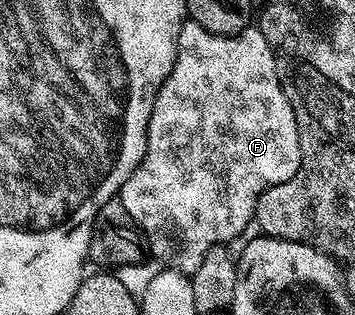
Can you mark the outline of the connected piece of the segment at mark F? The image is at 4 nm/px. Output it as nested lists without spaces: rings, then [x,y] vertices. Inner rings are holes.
[[[189,19],[183,20],[178,32],[178,50],[174,66],[154,94],[154,106],[150,112],[146,132],[144,159],[140,159],[136,171],[132,171],[132,175],[123,183],[120,190],[120,199],[128,215],[144,234],[149,256],[163,266],[178,269],[187,275],[194,273],[196,267],[200,267],[200,259],[204,259],[204,255],[211,247],[230,243],[233,237],[238,237],[245,231],[246,224],[251,224],[258,197],[268,186],[284,183],[298,173],[300,163],[304,160],[304,144],[302,145],[301,139],[298,138],[298,117],[294,114],[294,109],[290,106],[281,83],[278,82],[277,60],[279,61],[276,50],[270,46],[268,39],[264,39],[264,35],[256,27],[244,29],[232,37],[225,37],[209,33],[204,27],[200,27],[200,23]]]

